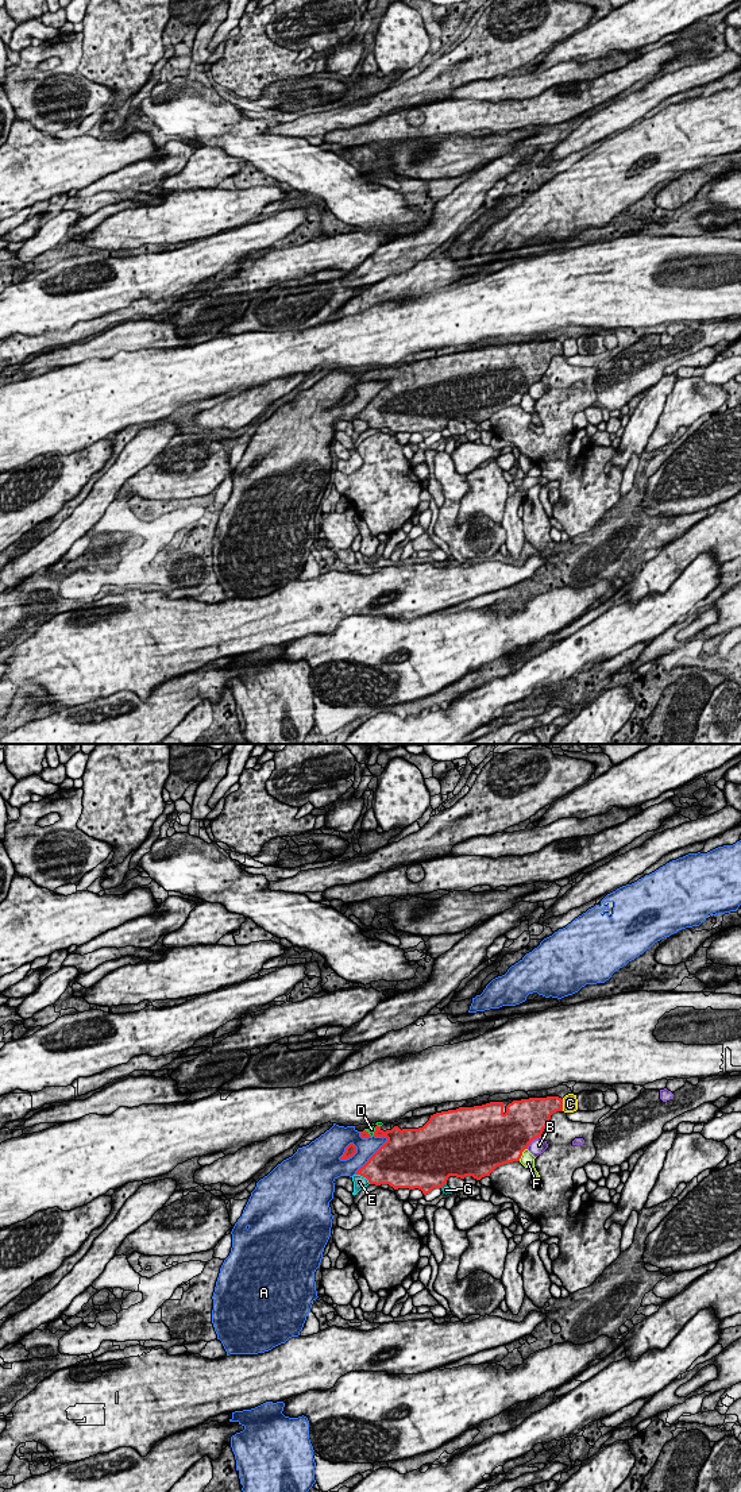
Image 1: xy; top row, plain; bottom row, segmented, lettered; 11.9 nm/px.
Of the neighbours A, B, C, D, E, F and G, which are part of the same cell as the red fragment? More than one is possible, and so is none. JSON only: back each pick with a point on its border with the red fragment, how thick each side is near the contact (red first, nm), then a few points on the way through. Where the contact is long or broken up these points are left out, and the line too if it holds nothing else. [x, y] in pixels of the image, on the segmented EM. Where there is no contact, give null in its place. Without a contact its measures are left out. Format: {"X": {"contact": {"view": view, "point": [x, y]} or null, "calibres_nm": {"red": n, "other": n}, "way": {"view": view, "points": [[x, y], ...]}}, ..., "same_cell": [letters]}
{"D": {"contact": {"view": "xy", "point": [370, 1136]}, "calibres_nm": {"red": 160, "other": 70}, "way": {"view": "xy", "points": [[386, 1149], [383, 1134], [370, 1136], [371, 1129]]}}, "same_cell": ["D"]}

